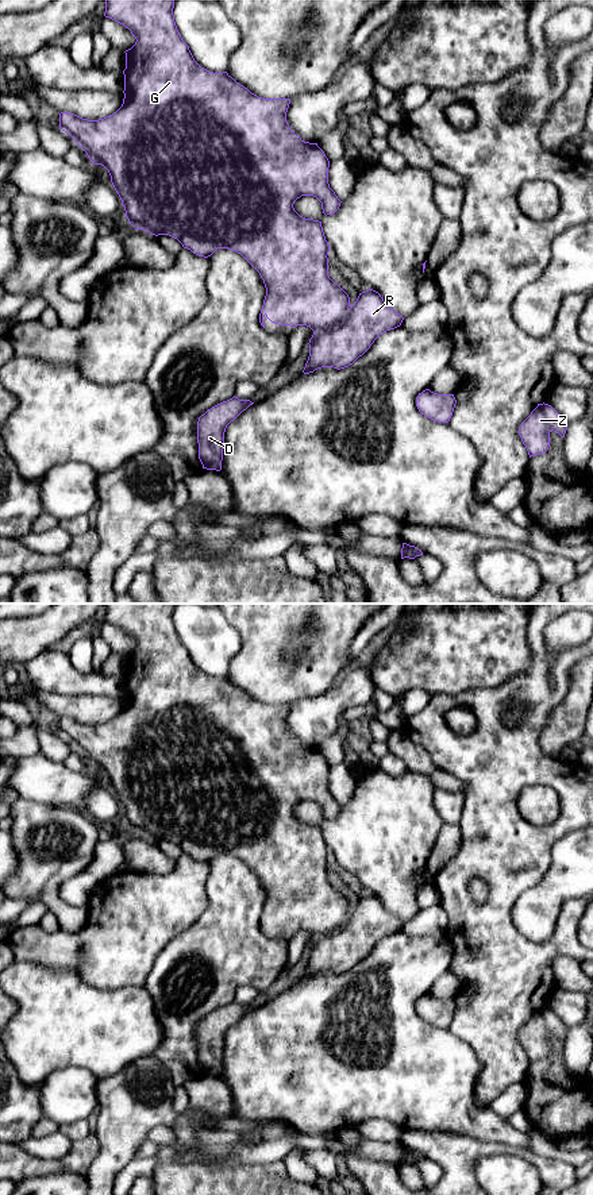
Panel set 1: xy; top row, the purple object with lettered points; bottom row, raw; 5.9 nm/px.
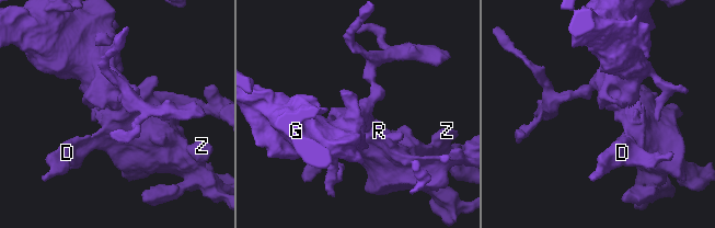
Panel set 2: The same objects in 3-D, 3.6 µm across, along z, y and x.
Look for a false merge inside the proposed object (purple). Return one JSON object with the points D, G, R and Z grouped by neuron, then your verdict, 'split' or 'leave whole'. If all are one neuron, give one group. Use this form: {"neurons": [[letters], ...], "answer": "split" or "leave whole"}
{"neurons": [["D", "G", "R", "Z"]], "answer": "leave whole"}

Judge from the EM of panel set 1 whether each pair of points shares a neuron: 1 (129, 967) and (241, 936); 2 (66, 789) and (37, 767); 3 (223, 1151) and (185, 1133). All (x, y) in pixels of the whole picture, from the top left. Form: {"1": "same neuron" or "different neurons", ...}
{"1": "different neurons", "2": "same neuron", "3": "different neurons"}

